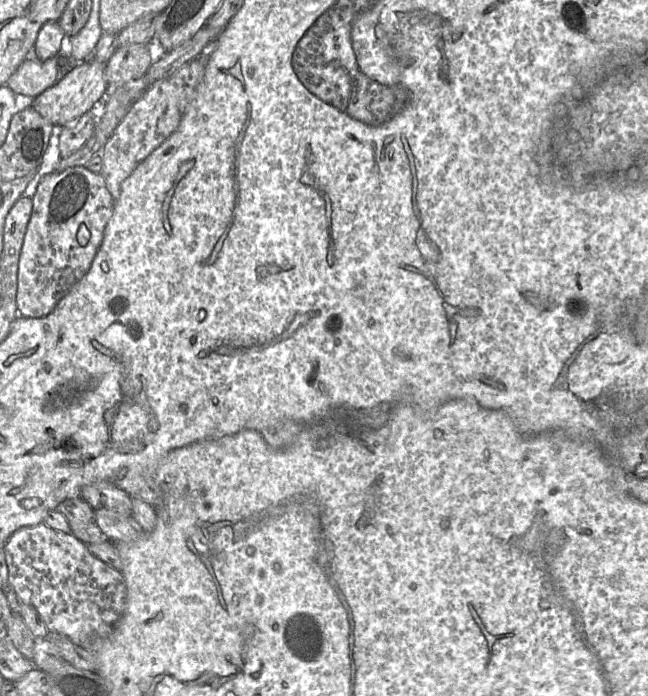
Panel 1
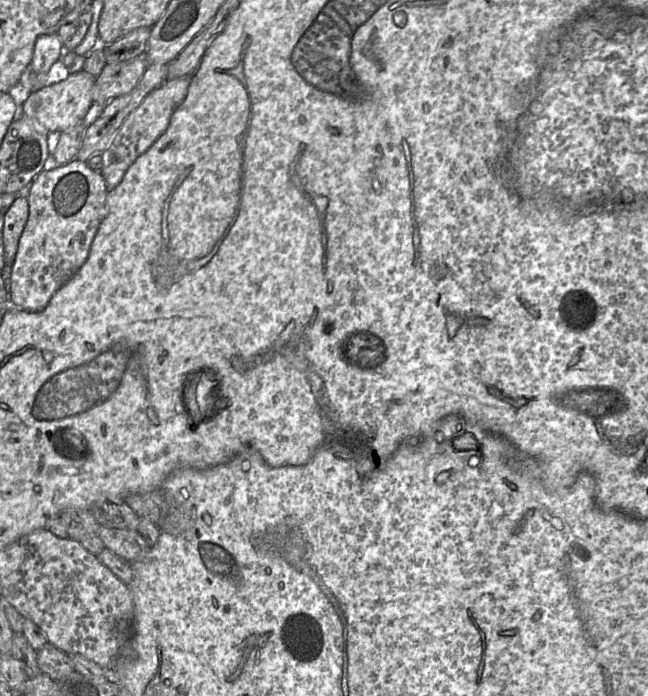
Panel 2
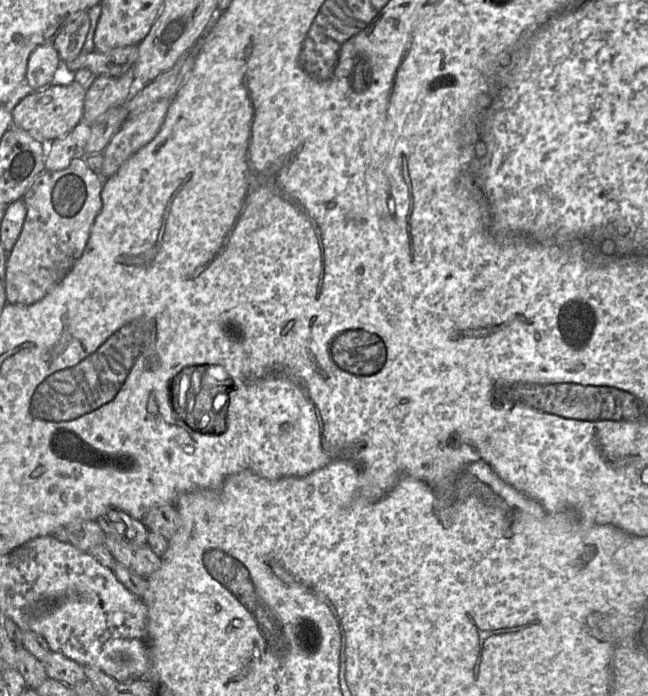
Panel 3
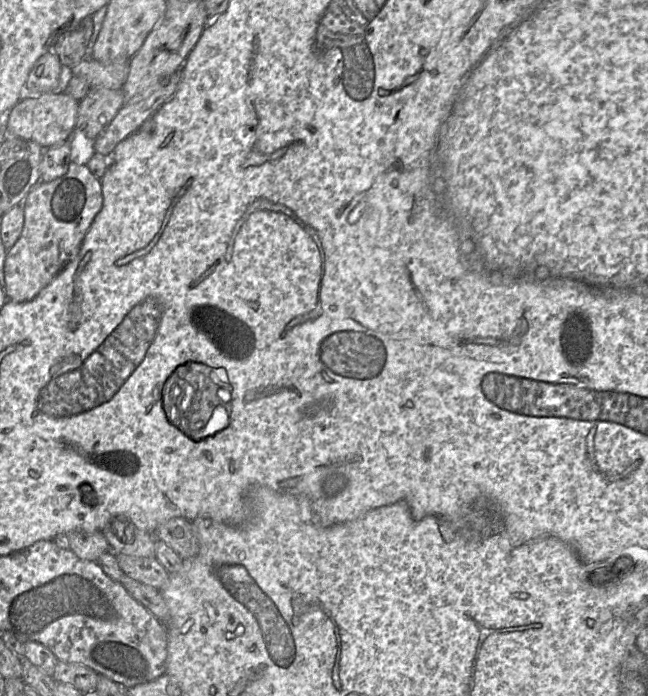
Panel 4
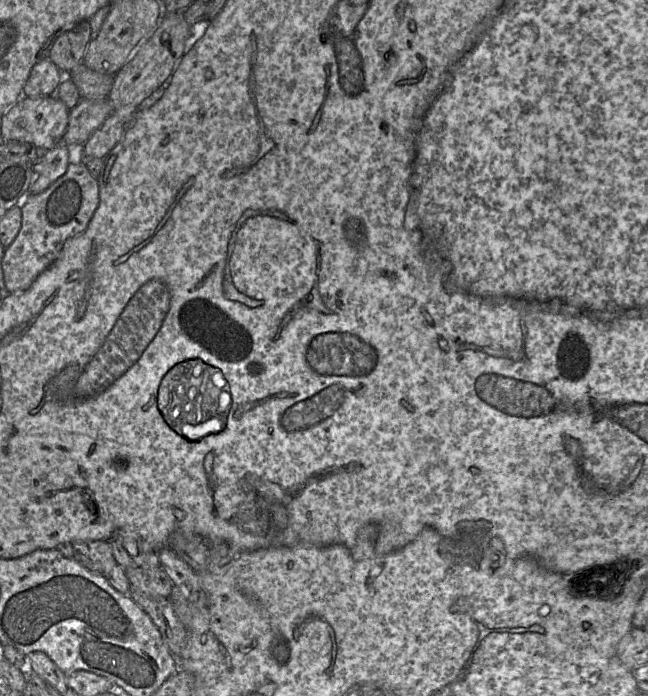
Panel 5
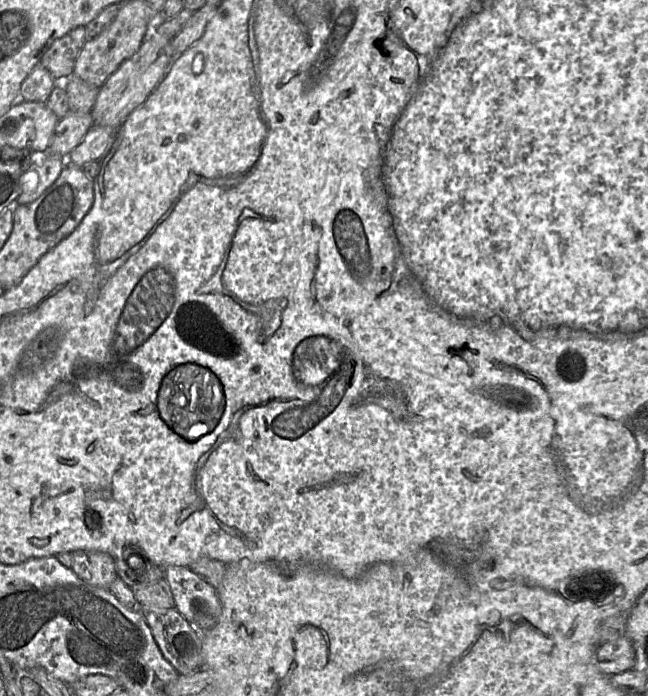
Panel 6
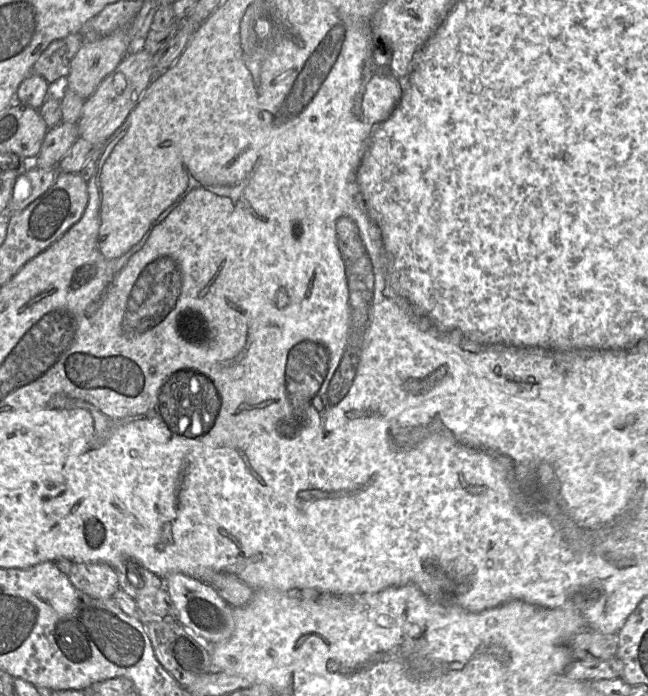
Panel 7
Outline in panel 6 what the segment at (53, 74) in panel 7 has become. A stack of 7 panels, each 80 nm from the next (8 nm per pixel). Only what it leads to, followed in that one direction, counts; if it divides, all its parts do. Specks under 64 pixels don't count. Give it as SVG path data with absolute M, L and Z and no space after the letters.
M79 26L56 39L43 54L40 65L47 69L57 82L72 75L76 58L88 36L85 26Z

